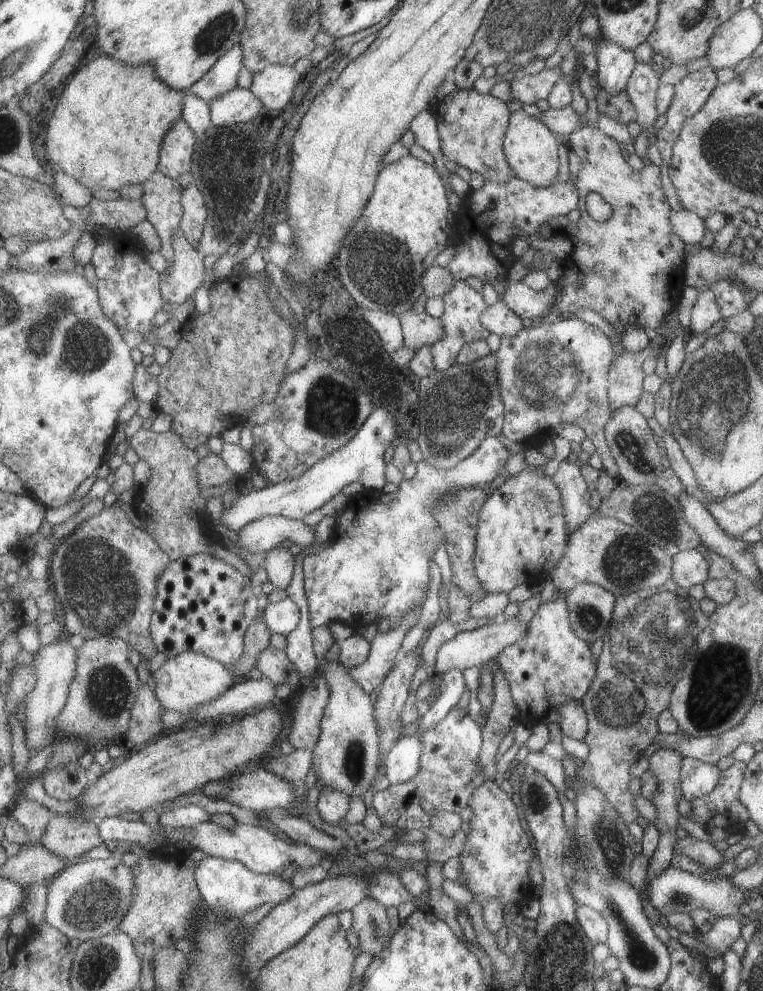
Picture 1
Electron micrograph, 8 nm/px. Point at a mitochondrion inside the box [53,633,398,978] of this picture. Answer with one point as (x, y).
(92, 906)

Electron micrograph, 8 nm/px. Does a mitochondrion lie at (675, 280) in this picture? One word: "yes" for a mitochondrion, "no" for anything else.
no

